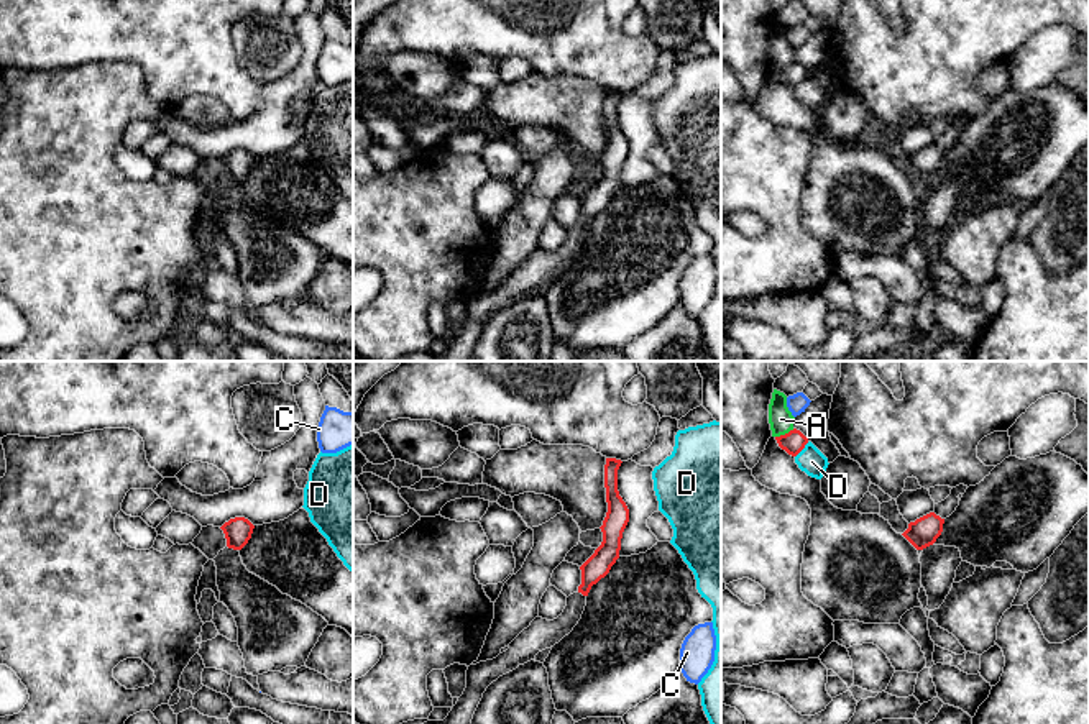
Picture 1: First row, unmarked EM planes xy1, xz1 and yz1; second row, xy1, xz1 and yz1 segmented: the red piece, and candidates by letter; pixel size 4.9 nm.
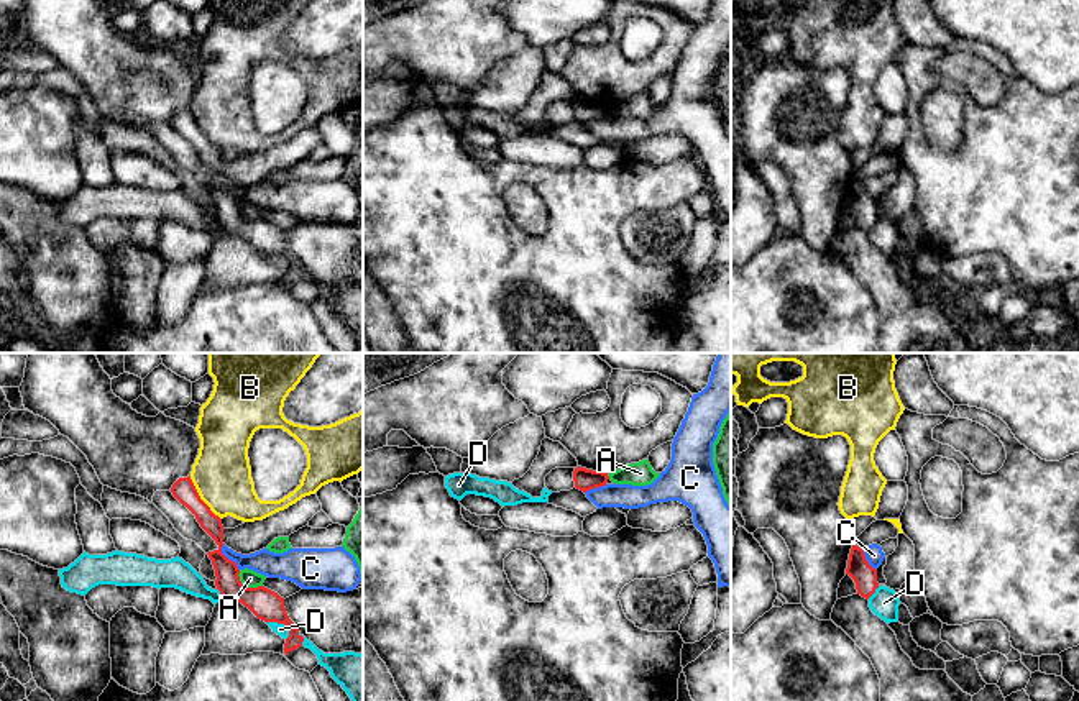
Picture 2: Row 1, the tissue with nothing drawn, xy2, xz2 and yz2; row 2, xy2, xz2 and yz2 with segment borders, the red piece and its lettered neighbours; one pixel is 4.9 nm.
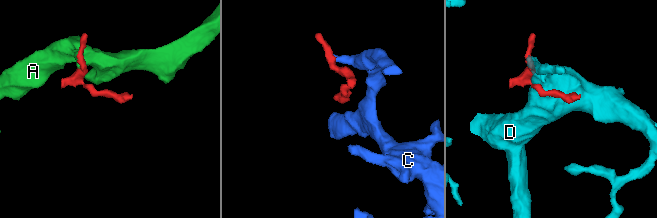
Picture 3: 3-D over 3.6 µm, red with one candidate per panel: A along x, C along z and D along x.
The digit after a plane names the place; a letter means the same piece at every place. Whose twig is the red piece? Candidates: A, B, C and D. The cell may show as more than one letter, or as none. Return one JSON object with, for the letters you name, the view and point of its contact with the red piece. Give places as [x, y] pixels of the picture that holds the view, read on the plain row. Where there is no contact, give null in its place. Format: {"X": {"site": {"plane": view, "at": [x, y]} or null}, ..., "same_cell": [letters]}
{"same_cell": []}

